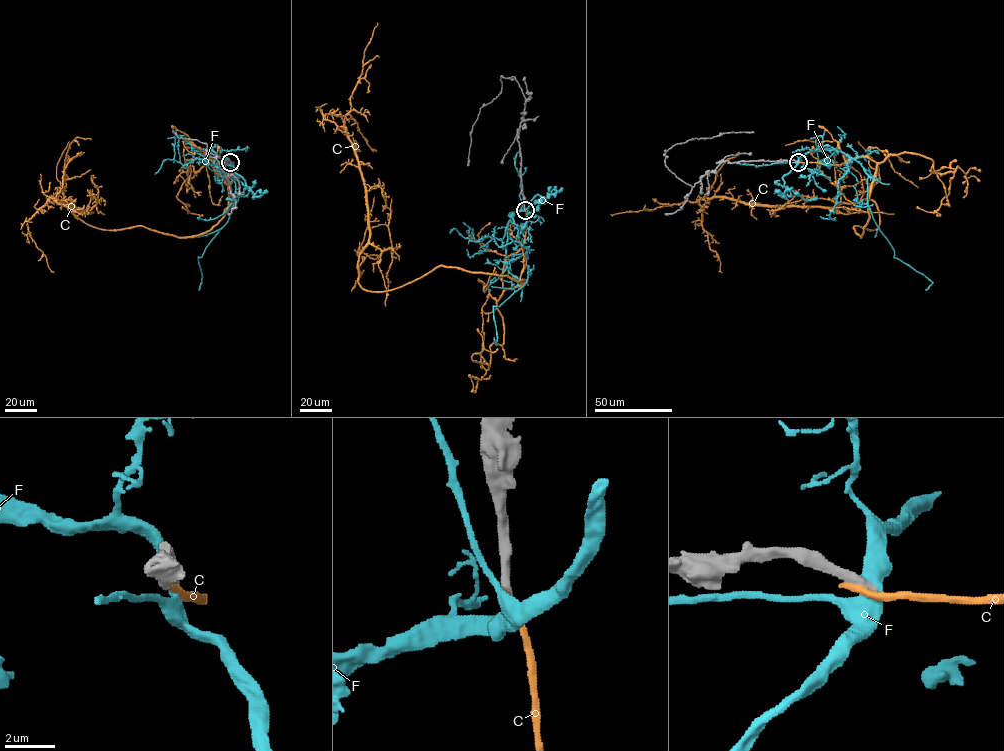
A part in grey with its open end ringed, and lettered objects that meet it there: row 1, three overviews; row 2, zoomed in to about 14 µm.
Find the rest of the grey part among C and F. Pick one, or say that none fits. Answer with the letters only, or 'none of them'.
none of them

